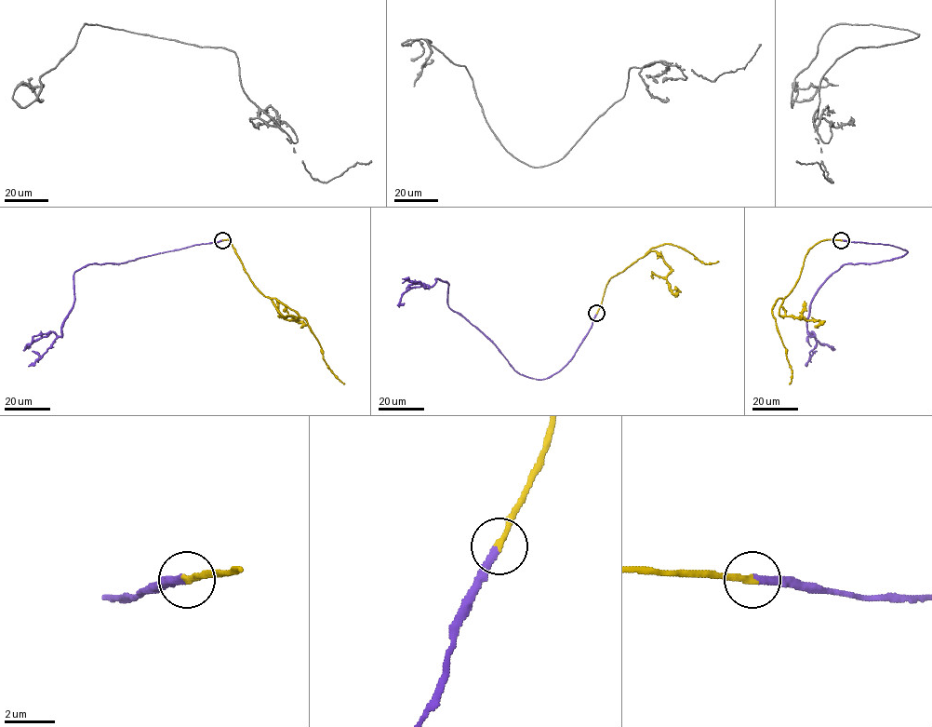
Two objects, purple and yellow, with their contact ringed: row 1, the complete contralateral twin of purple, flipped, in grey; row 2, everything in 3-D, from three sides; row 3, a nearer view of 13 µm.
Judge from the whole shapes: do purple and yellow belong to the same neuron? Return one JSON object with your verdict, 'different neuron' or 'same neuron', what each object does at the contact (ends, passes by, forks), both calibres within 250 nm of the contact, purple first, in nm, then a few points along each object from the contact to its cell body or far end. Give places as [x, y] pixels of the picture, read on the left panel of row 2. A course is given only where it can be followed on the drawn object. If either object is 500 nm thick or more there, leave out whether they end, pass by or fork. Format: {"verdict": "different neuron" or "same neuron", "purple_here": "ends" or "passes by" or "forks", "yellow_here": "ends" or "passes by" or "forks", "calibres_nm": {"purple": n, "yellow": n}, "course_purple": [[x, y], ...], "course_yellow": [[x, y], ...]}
{"verdict": "same neuron", "purple_here": "ends", "yellow_here": "ends", "calibres_nm": {"purple": 280, "yellow": 220}, "course_purple": [[222, 240], [120, 263], [88, 263], [77, 270], [73, 275], [73, 308], [61, 335], [50, 332], [24, 349]], "course_yellow": [[222, 240], [230, 240], [243, 270], [265, 296], [281, 302], [306, 321], [322, 348], [327, 367], [344, 383]]}

